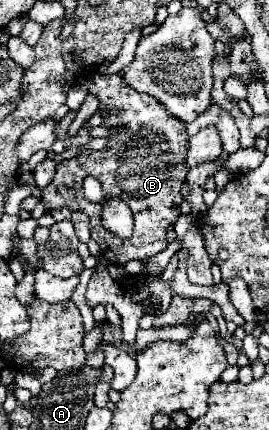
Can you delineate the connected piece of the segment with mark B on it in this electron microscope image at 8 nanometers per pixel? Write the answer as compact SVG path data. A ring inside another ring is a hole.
M94 72L88 82L88 92L94 94L100 102L100 110L108 112L108 118L104 122L124 122L124 132L108 136L108 144L104 150L98 152L86 152L82 156L74 156L70 160L60 162L56 178L60 184L68 184L76 190L76 198L72 202L64 202L64 206L70 206L72 210L82 210L90 218L90 232L92 240L98 242L102 248L102 256L110 264L124 266L130 260L148 260L154 254L162 252L166 242L166 232L172 222L180 216L180 188L186 180L186 152L188 152L188 132L186 124L178 120L174 114L170 114L158 100L154 100L148 94L138 94L132 90L120 74L100 76ZM86 176L94 176L100 180L104 188L104 196L112 198L118 196L124 200L132 212L134 212L134 234L128 240L120 240L114 234L106 232L100 224L100 210L102 204L84 202L82 194L82 182Z

